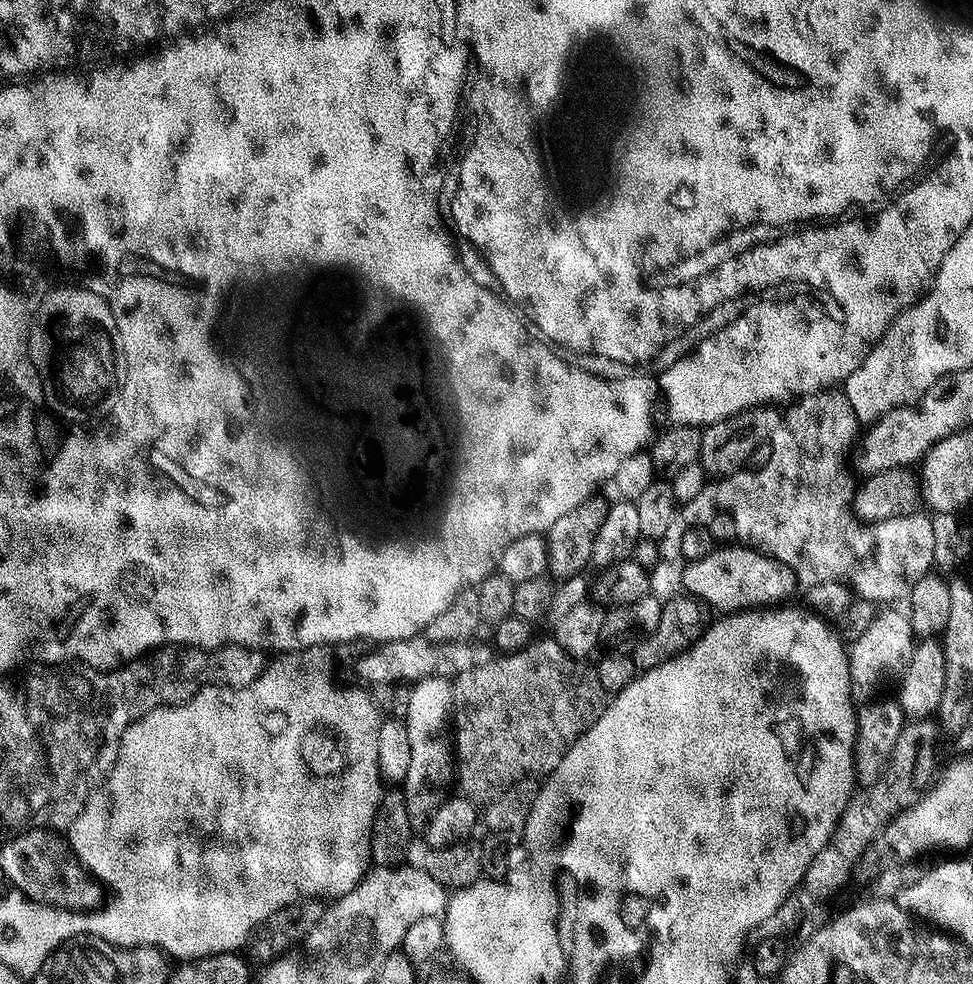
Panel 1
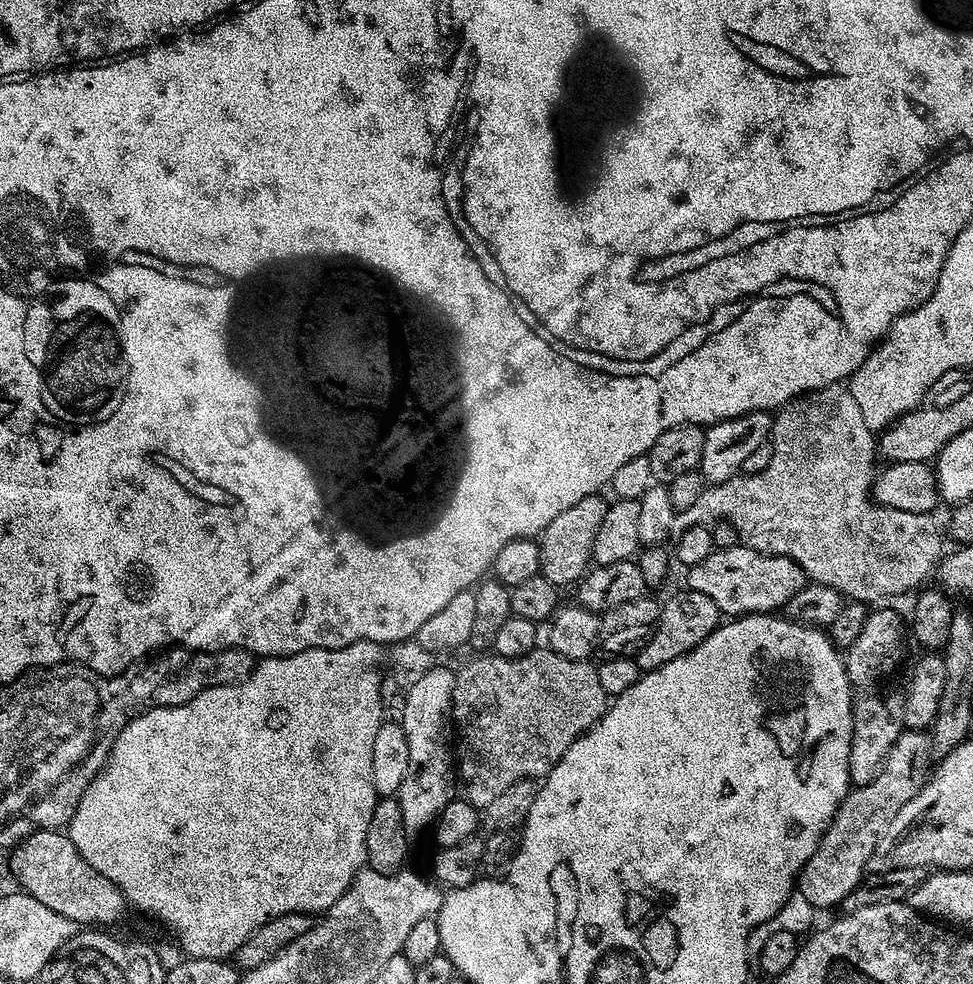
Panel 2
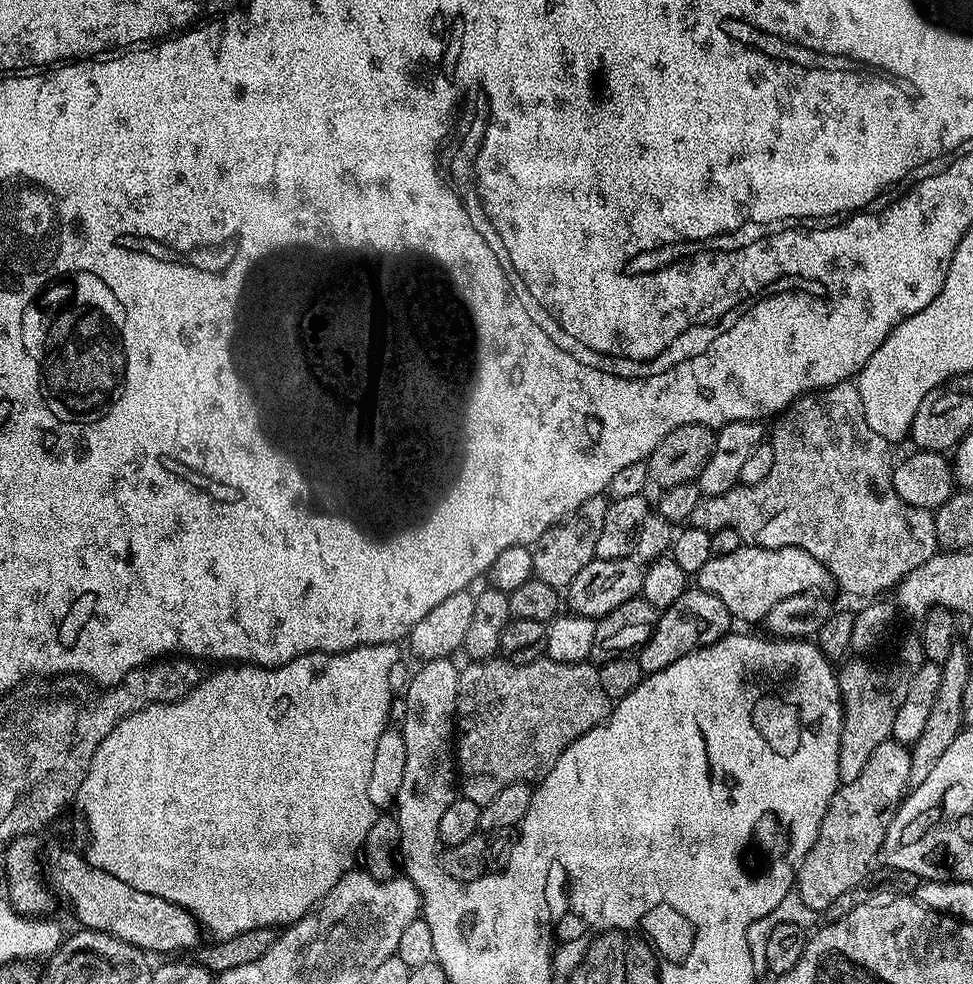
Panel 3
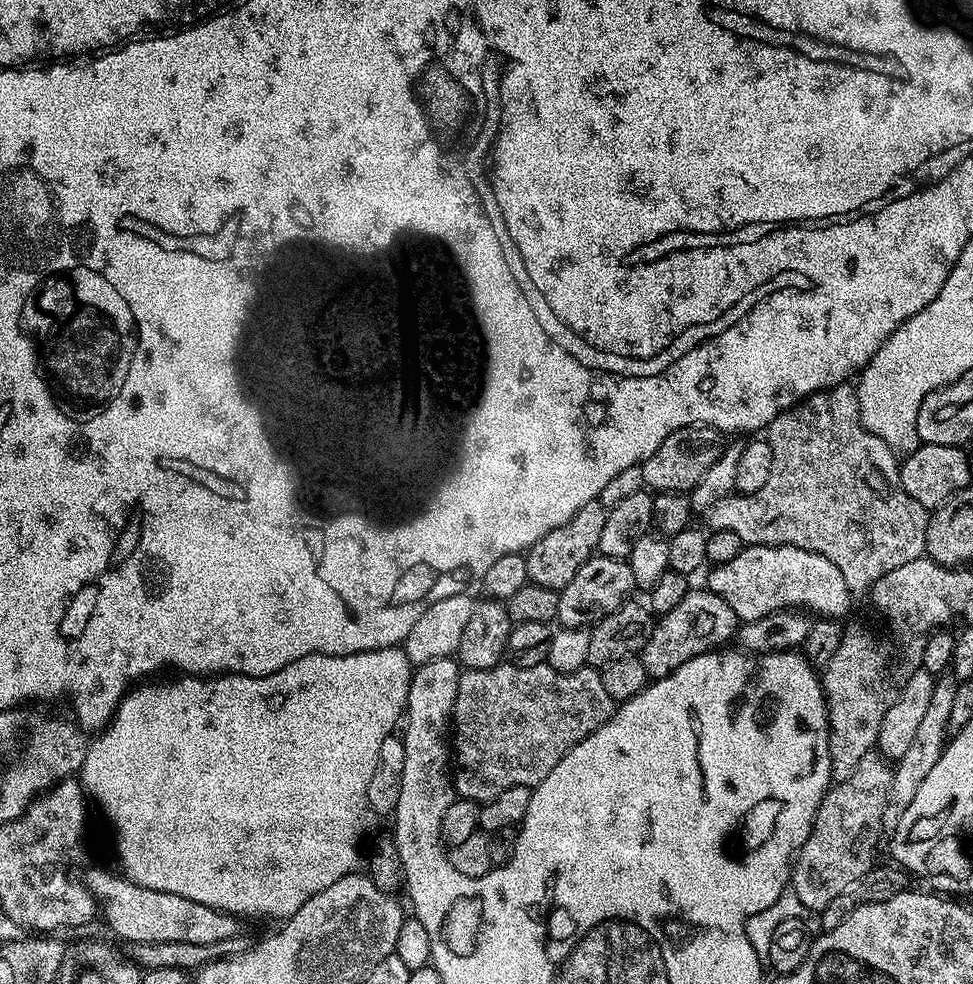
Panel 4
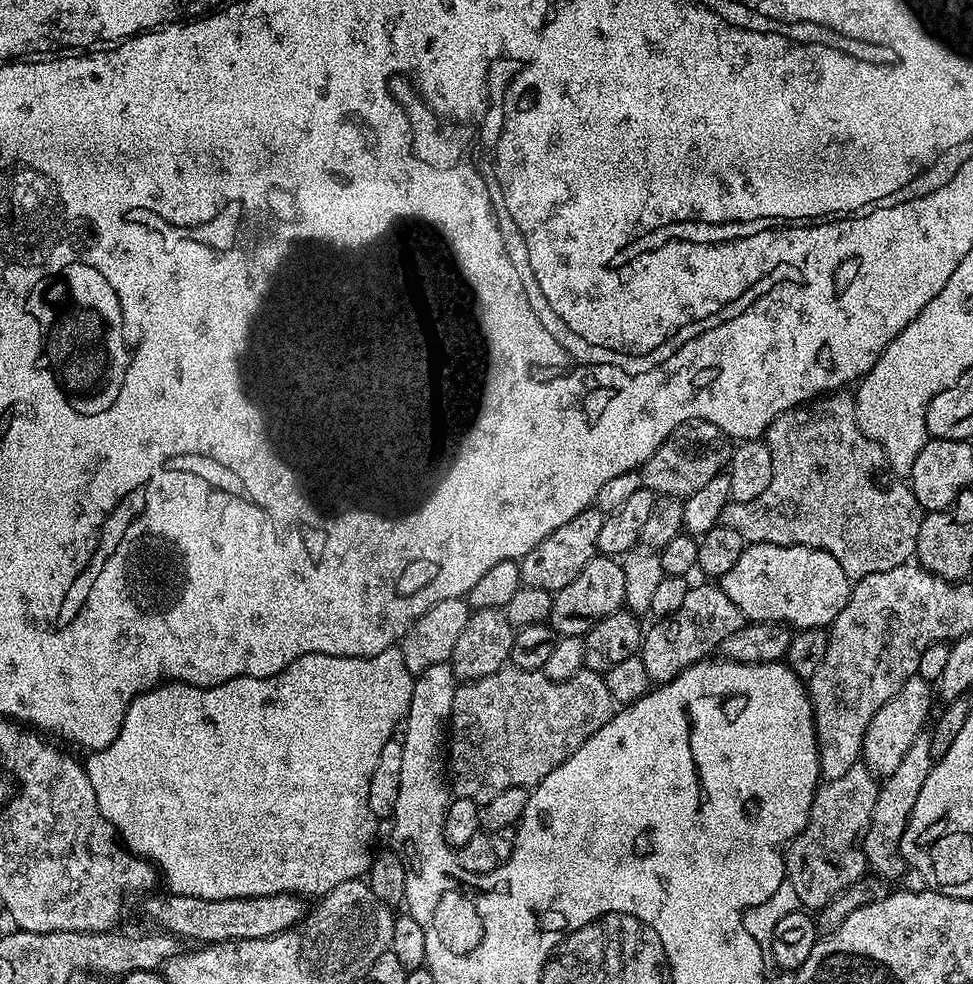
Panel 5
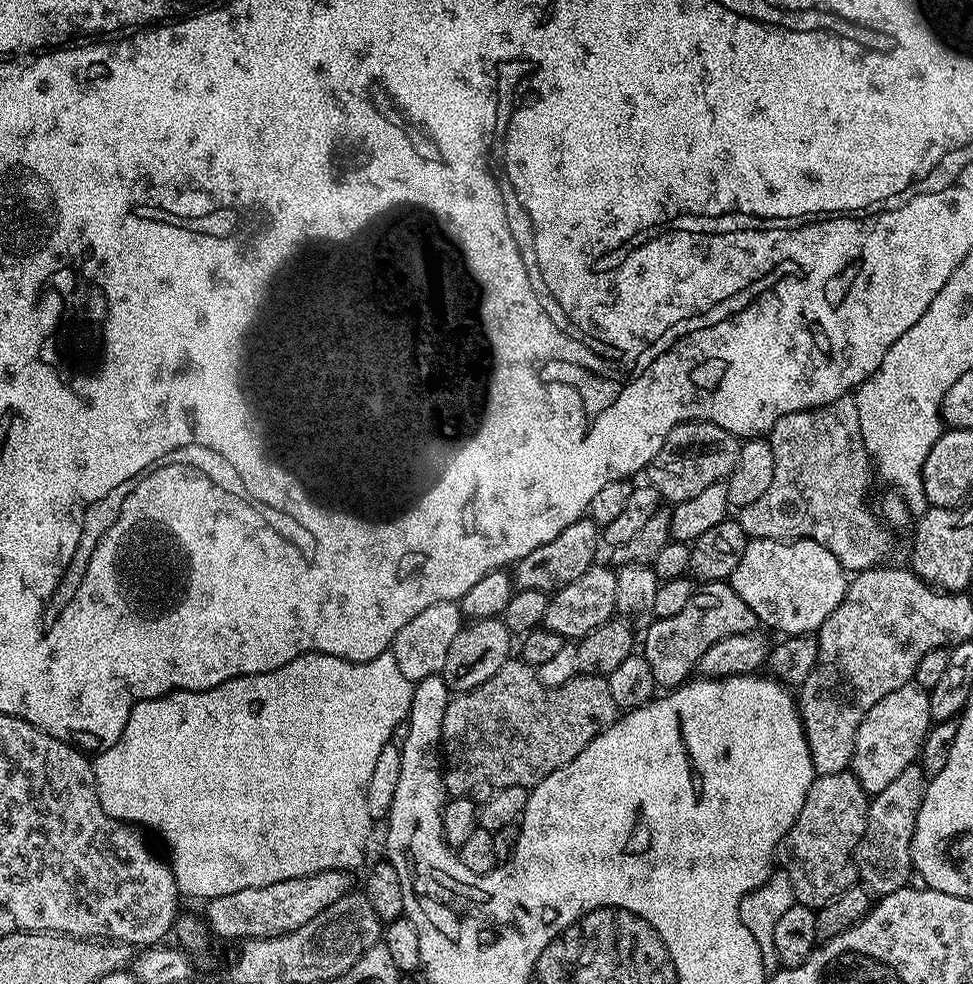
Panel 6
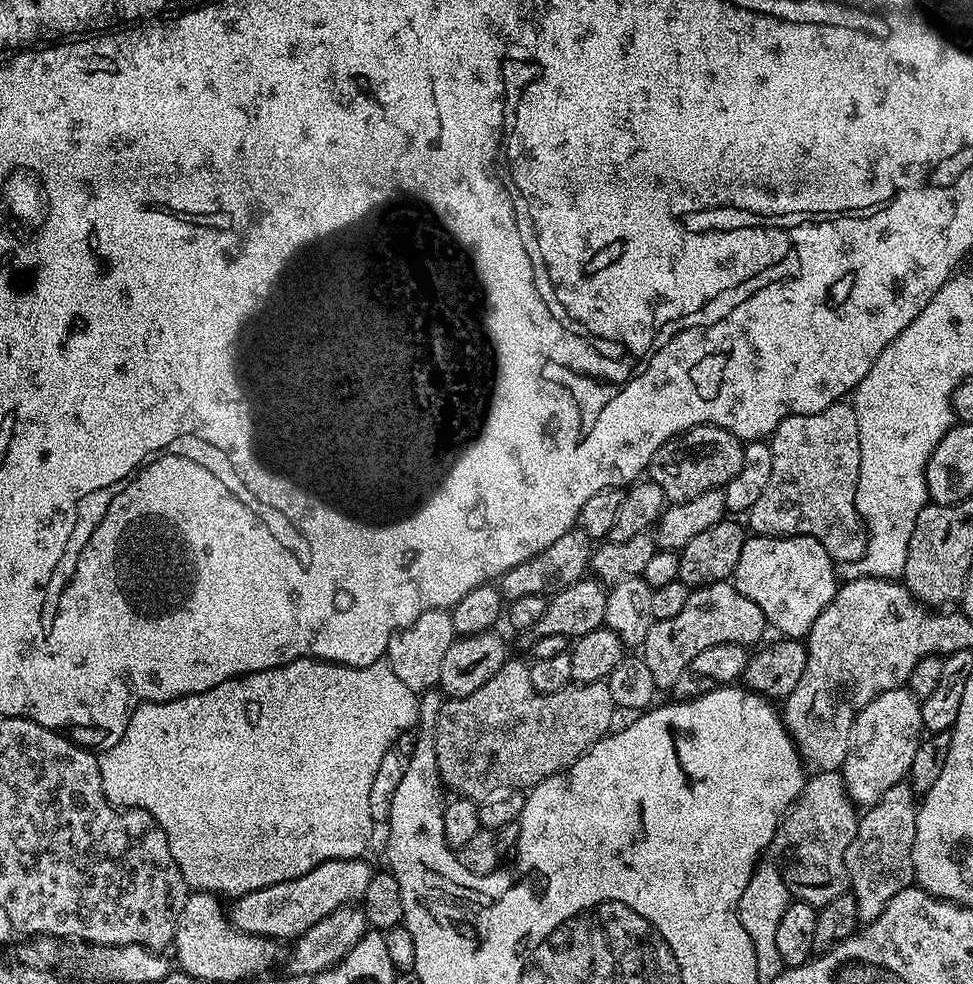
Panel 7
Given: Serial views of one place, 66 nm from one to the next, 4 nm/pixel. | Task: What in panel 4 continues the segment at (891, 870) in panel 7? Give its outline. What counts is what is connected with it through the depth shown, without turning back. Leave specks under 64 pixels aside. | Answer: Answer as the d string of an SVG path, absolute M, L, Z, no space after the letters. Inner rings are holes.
M951 674L941 675L937 679L928 709L924 713L921 724L918 725L918 735L914 737L914 743L906 749L906 754L902 754L900 760L895 761L888 805L884 808L885 825L895 825L906 810L906 806L910 806L910 802L914 802L914 794L918 794L918 790L922 787L922 781L930 774L930 770L934 770L938 758L942 758L944 746L950 739L948 723L957 683L956 677Z

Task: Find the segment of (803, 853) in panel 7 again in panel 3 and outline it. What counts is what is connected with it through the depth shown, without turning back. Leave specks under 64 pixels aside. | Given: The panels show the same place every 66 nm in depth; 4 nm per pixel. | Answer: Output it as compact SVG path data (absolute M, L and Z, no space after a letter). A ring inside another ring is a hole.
M890 738L870 754L866 770L862 770L854 782L841 784L834 794L826 818L822 818L814 846L796 869L795 891L816 913L823 913L834 898L846 894L846 890L861 887L867 881L864 879L868 876L868 867L875 856L877 859L881 855L890 822L909 791L911 761L909 745Z

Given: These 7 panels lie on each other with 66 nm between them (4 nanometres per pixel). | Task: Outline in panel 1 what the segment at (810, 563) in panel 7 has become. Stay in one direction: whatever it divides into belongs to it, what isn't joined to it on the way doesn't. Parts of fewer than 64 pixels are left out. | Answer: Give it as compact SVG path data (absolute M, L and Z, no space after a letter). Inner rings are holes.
M716 546L706 558L687 561L683 566L683 591L709 609L717 608L720 614L776 606L798 588L796 575L786 565L747 546Z

